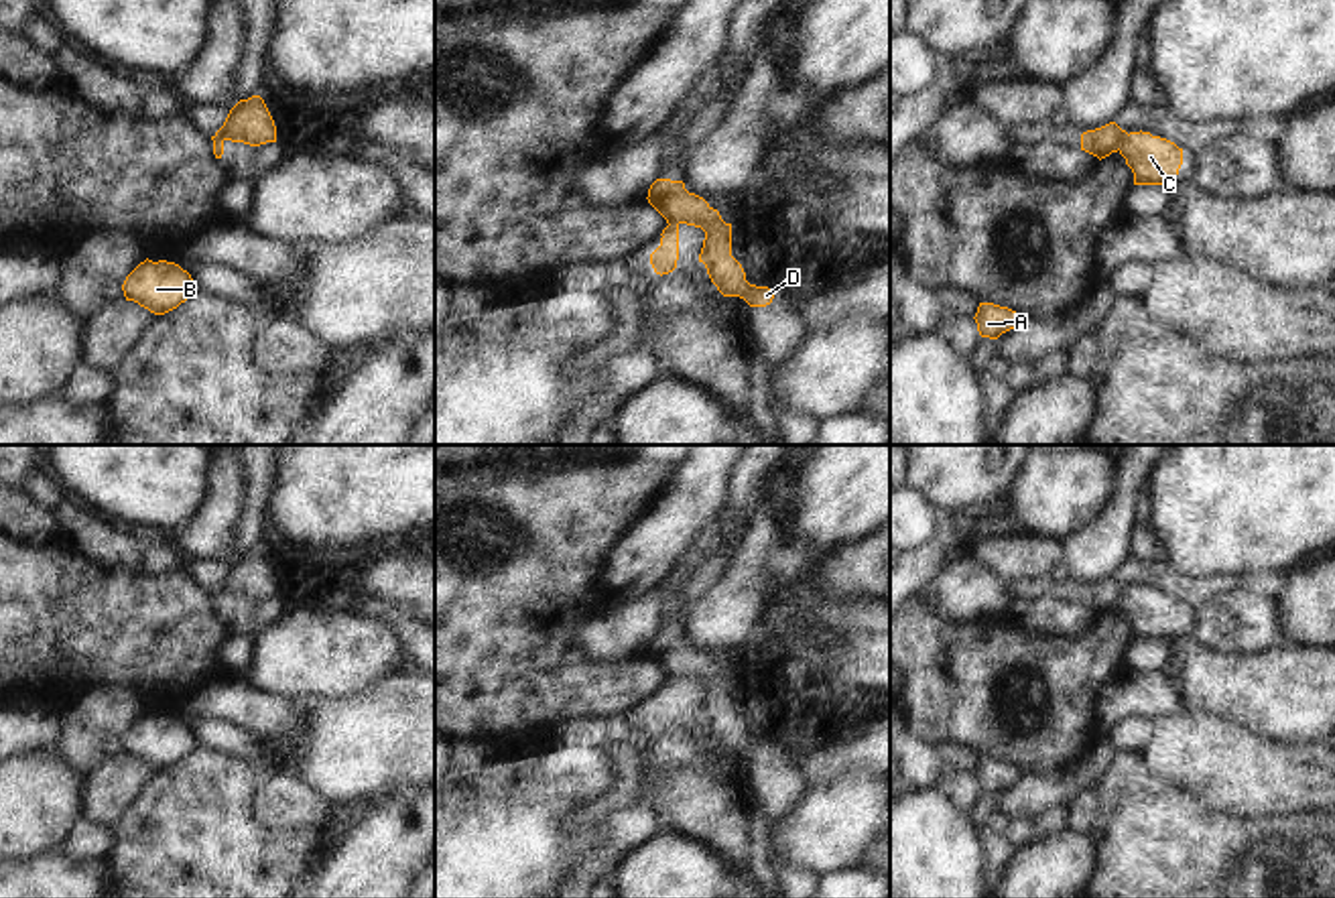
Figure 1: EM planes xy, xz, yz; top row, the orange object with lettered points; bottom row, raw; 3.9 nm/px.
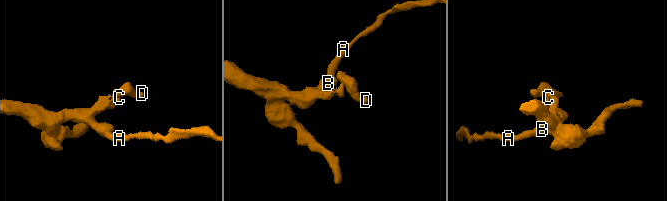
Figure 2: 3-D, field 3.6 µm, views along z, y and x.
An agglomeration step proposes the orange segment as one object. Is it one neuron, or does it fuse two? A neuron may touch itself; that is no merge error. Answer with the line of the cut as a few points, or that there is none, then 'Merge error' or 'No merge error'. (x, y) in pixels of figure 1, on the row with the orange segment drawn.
Split along yz (1128, 135), (1118, 149). Merge error.

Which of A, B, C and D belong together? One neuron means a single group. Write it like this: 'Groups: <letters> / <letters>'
Groups: A B C / D.

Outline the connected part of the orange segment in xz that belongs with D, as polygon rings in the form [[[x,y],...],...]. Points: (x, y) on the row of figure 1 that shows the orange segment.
[[[656,179],[646,199],[666,223],[687,223],[705,232],[699,262],[723,297],[740,297],[750,307],[772,303],[774,288],[746,280],[742,264],[732,256],[732,223],[725,223],[703,197],[689,193],[683,181]]]

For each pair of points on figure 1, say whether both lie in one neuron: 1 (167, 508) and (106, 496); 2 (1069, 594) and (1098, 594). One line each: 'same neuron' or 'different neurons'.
1: same neuron
2: same neuron

